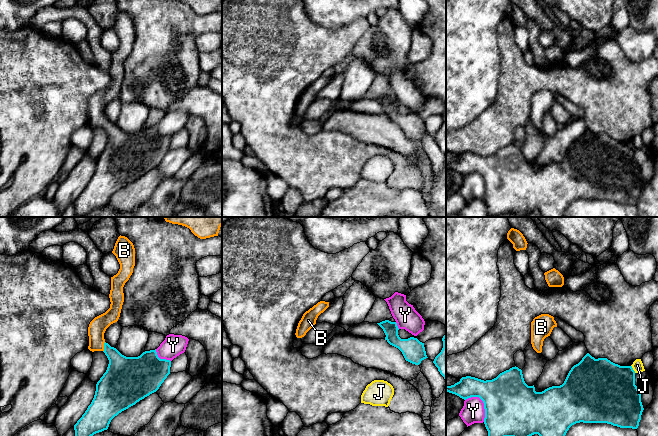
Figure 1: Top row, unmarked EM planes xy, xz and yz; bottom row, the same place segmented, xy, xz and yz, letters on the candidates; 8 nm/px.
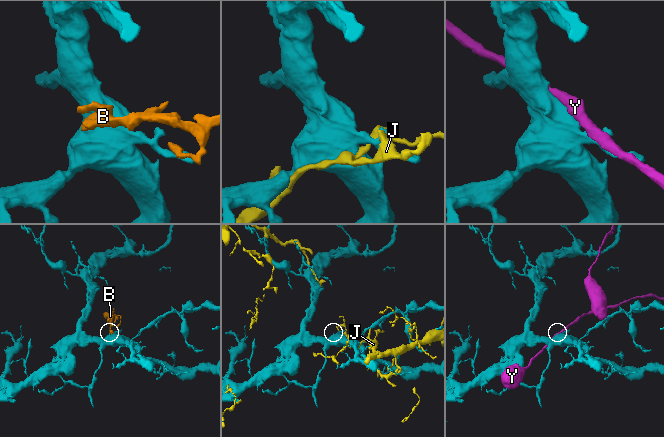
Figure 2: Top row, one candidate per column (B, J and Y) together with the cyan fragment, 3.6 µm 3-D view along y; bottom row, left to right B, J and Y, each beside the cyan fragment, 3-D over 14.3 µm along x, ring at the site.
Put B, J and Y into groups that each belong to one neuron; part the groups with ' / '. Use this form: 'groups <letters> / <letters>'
groups B / J / Y

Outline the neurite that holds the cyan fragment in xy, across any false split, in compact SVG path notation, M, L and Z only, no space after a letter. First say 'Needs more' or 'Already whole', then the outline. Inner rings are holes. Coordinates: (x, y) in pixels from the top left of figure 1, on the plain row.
Needs more. M118 13L112 29L120 45L111 53L110 84L95 93L88 103L88 125L92 128L103 127L109 140L96 160L91 180L74 201L77 216L86 216L107 206L115 192L156 168L170 150L171 137L160 135L156 125L145 127L138 133L126 133L105 118L106 105L120 93L124 78L123 63L135 42L135 24L127 13Z

